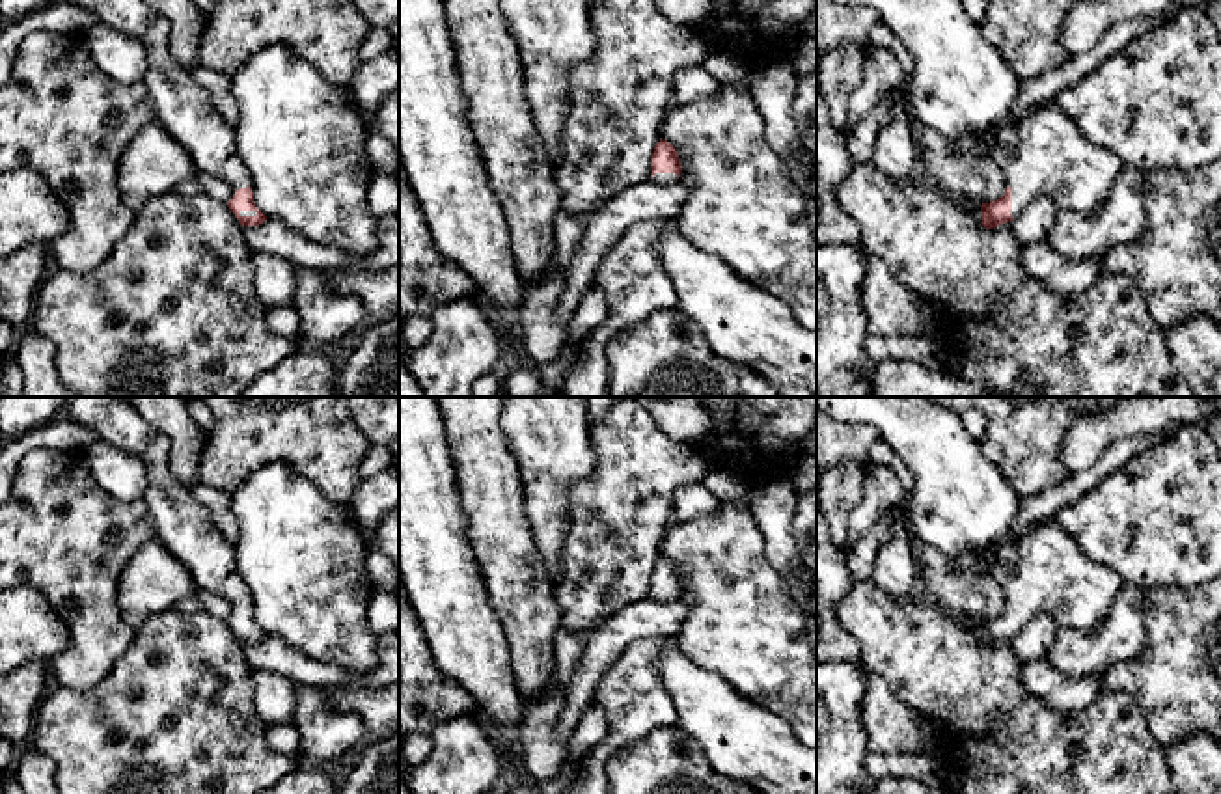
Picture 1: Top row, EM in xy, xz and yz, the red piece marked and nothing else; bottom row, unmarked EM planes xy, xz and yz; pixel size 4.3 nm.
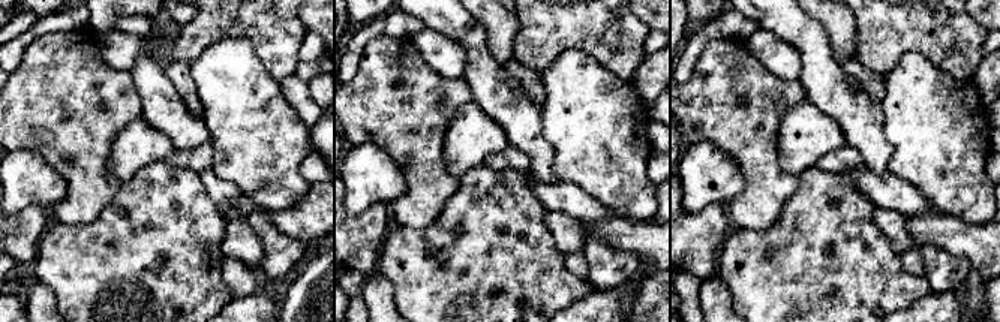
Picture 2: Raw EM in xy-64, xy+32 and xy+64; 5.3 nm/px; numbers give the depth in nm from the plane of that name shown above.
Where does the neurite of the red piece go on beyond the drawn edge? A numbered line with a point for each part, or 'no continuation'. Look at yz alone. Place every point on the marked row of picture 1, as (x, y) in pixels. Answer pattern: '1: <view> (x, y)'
1: yz (1054, 157)

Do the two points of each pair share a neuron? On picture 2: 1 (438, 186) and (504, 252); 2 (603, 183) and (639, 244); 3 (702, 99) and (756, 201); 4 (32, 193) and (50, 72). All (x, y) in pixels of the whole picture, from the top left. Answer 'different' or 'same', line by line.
1: different
2: different
3: same
4: different

